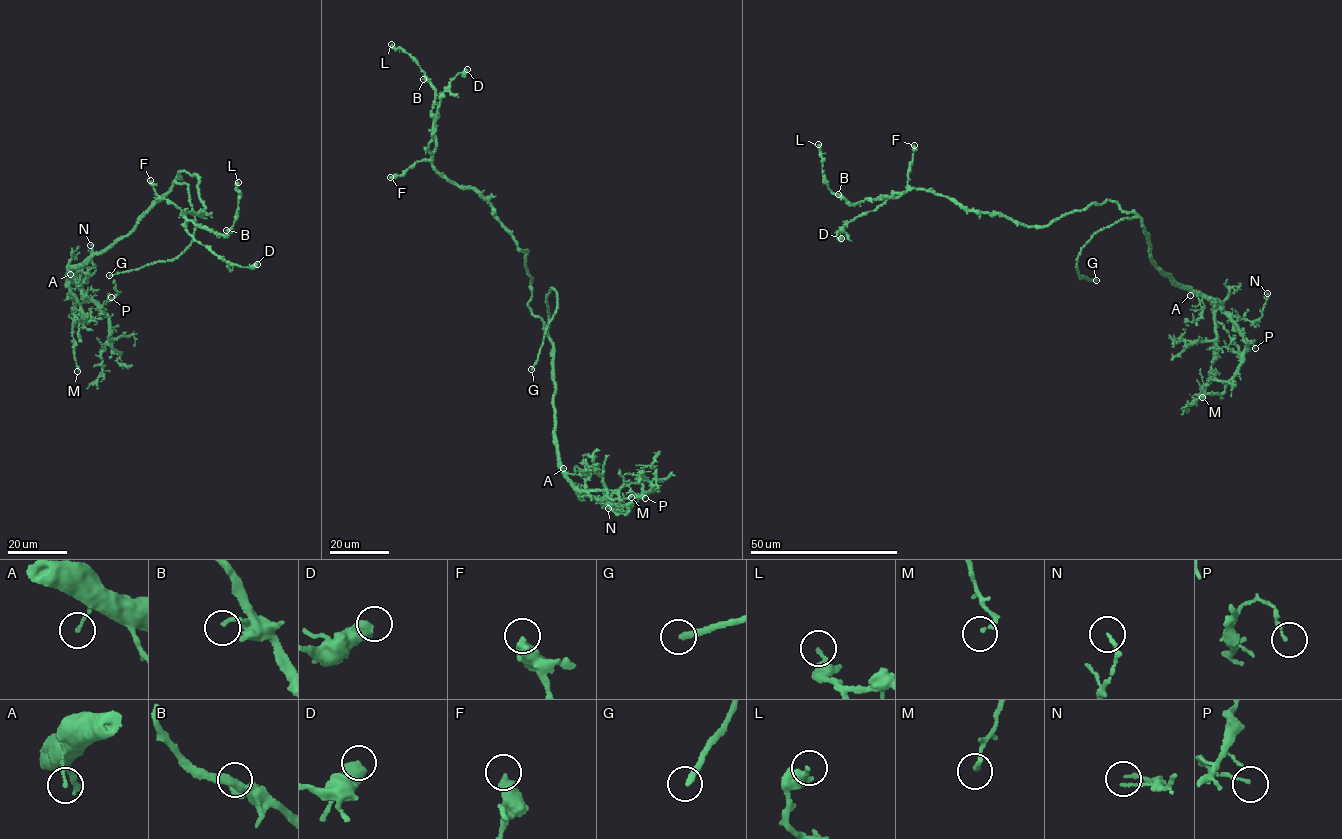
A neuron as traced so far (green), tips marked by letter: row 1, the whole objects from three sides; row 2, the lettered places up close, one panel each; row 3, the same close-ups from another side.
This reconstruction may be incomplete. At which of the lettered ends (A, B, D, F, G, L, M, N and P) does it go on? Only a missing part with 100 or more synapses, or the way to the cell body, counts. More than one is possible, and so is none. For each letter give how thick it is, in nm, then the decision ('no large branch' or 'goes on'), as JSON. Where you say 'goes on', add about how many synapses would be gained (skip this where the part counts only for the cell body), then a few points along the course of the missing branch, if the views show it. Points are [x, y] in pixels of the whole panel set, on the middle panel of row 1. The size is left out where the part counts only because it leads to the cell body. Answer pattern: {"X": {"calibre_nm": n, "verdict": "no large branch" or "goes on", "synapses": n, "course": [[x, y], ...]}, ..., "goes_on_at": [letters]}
{"A": {"calibre_nm": 120, "verdict": "no large branch"}, "B": {"calibre_nm": 170, "verdict": "no large branch"}, "D": {"calibre_nm": 650, "verdict": "no large branch"}, "F": {"calibre_nm": 420, "verdict": "no large branch"}, "G": {"calibre_nm": 260, "verdict": "goes on", "course": [[531, 369], [535, 393]]}, "L": {"calibre_nm": 220, "verdict": "no large branch"}, "M": {"calibre_nm": 130, "verdict": "no large branch"}, "N": {"calibre_nm": 140, "verdict": "no large branch"}, "P": {"calibre_nm": 100, "verdict": "no large branch"}, "goes_on_at": ["G"]}

